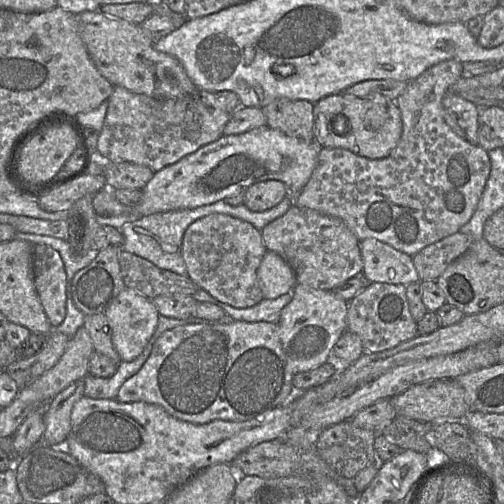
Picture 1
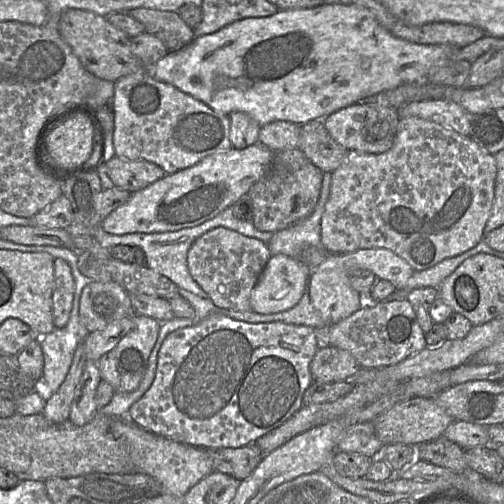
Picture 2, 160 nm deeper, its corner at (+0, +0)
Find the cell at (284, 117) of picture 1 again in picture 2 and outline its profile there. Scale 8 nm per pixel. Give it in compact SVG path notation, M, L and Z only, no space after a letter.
M321 119L301 125L297 148L323 173L336 170L347 152L331 137Z

